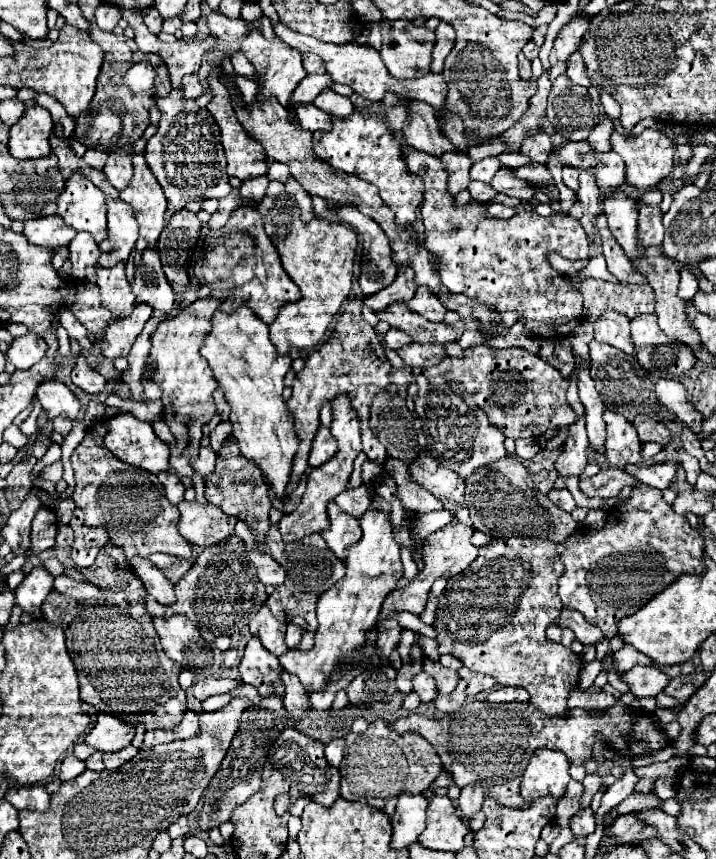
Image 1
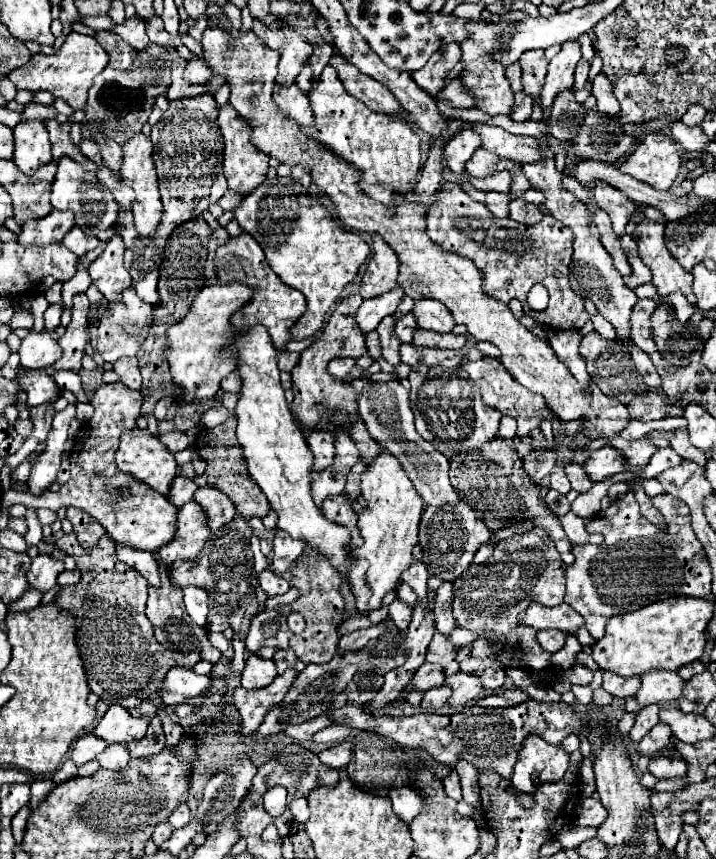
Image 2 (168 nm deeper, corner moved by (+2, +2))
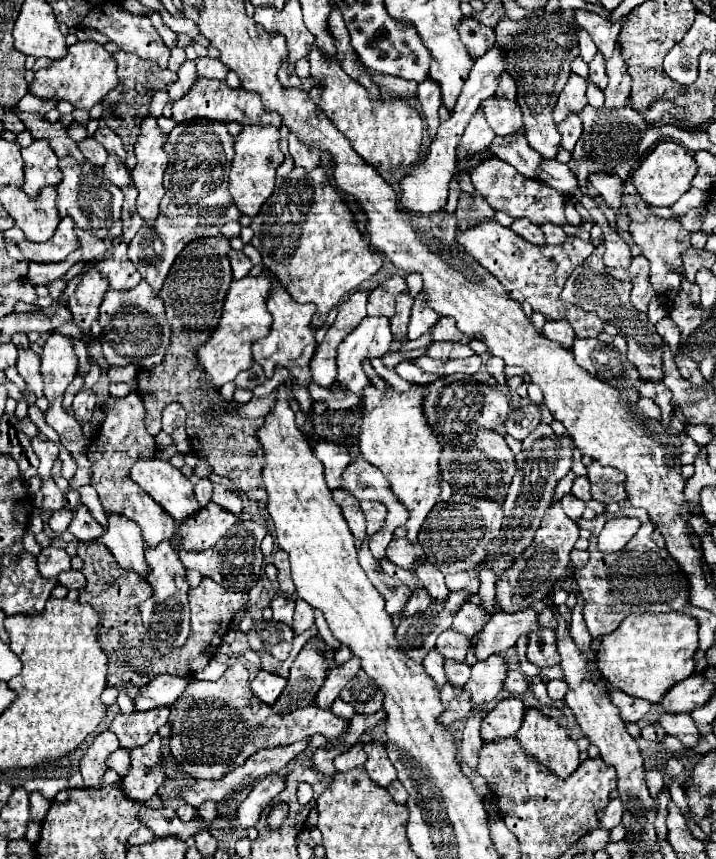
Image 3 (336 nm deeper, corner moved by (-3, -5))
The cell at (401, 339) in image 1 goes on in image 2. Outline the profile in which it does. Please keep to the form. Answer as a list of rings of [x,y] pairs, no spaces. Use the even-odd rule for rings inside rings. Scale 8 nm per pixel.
[[[407,312],[403,318],[399,318],[397,320],[397,336],[401,338],[401,342],[411,342],[415,328],[417,328],[417,322],[415,322],[413,312]]]

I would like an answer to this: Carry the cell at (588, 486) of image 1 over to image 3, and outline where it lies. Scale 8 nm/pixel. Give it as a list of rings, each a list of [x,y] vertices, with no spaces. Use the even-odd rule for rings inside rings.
[[[576,475],[574,485],[572,485],[572,493],[582,501],[590,501],[592,497],[590,497],[590,489],[588,489],[588,479],[582,475]]]

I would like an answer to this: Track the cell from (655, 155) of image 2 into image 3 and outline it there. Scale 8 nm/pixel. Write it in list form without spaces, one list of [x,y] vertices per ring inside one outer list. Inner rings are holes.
[[[660,141],[648,157],[640,163],[640,167],[632,175],[632,185],[638,189],[638,195],[648,205],[674,205],[688,189],[690,181],[696,173],[696,161],[694,153],[680,143],[674,141]]]

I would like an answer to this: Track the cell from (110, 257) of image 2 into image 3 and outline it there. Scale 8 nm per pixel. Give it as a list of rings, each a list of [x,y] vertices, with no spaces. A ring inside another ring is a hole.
[[[116,237],[112,241],[114,245],[114,253],[106,259],[102,259],[96,269],[102,273],[102,277],[108,279],[108,285],[110,289],[114,291],[126,291],[126,289],[134,289],[138,283],[140,283],[140,273],[134,269],[132,261],[128,259],[126,251],[128,251],[128,245]]]

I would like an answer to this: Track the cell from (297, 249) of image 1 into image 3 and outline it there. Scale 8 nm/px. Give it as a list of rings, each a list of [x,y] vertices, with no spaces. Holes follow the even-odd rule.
[[[300,167],[292,169],[290,175],[276,179],[276,189],[262,205],[258,217],[254,217],[252,225],[254,237],[252,245],[260,251],[262,263],[278,277],[280,285],[298,301],[312,301],[316,305],[316,313],[312,317],[312,329],[320,329],[326,323],[328,313],[340,303],[344,295],[356,289],[362,281],[370,279],[382,267],[382,255],[370,247],[368,241],[362,239],[352,213],[342,201],[340,193],[330,183],[330,177],[322,167],[314,171],[304,171]]]

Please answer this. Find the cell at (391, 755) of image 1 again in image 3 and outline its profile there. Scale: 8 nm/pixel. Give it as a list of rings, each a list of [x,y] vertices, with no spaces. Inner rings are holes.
[[[370,741],[364,743],[364,751],[368,755],[366,759],[366,773],[368,777],[378,785],[378,787],[390,787],[390,783],[394,783],[398,779],[394,765],[390,763],[390,759],[386,757],[386,745],[378,743],[378,741]]]

